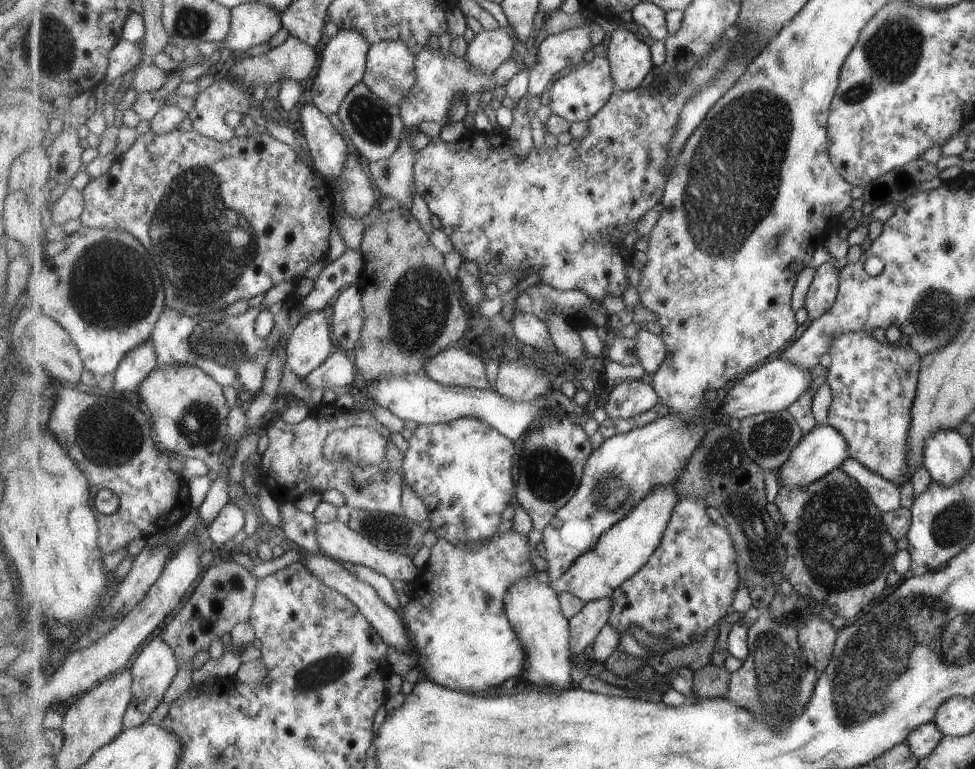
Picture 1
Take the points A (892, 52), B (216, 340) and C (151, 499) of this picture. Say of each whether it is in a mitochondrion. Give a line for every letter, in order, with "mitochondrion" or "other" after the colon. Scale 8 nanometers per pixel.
A: mitochondrion
B: mitochondrion
C: other

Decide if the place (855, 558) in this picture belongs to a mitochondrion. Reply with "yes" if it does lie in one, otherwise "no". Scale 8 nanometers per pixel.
yes

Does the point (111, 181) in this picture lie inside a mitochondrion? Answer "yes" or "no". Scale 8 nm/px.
no

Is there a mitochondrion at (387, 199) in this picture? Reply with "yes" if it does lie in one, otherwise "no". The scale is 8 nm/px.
no

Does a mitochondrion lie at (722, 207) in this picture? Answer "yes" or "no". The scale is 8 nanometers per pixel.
yes

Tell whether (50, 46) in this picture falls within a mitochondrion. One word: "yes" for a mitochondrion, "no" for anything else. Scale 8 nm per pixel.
yes

